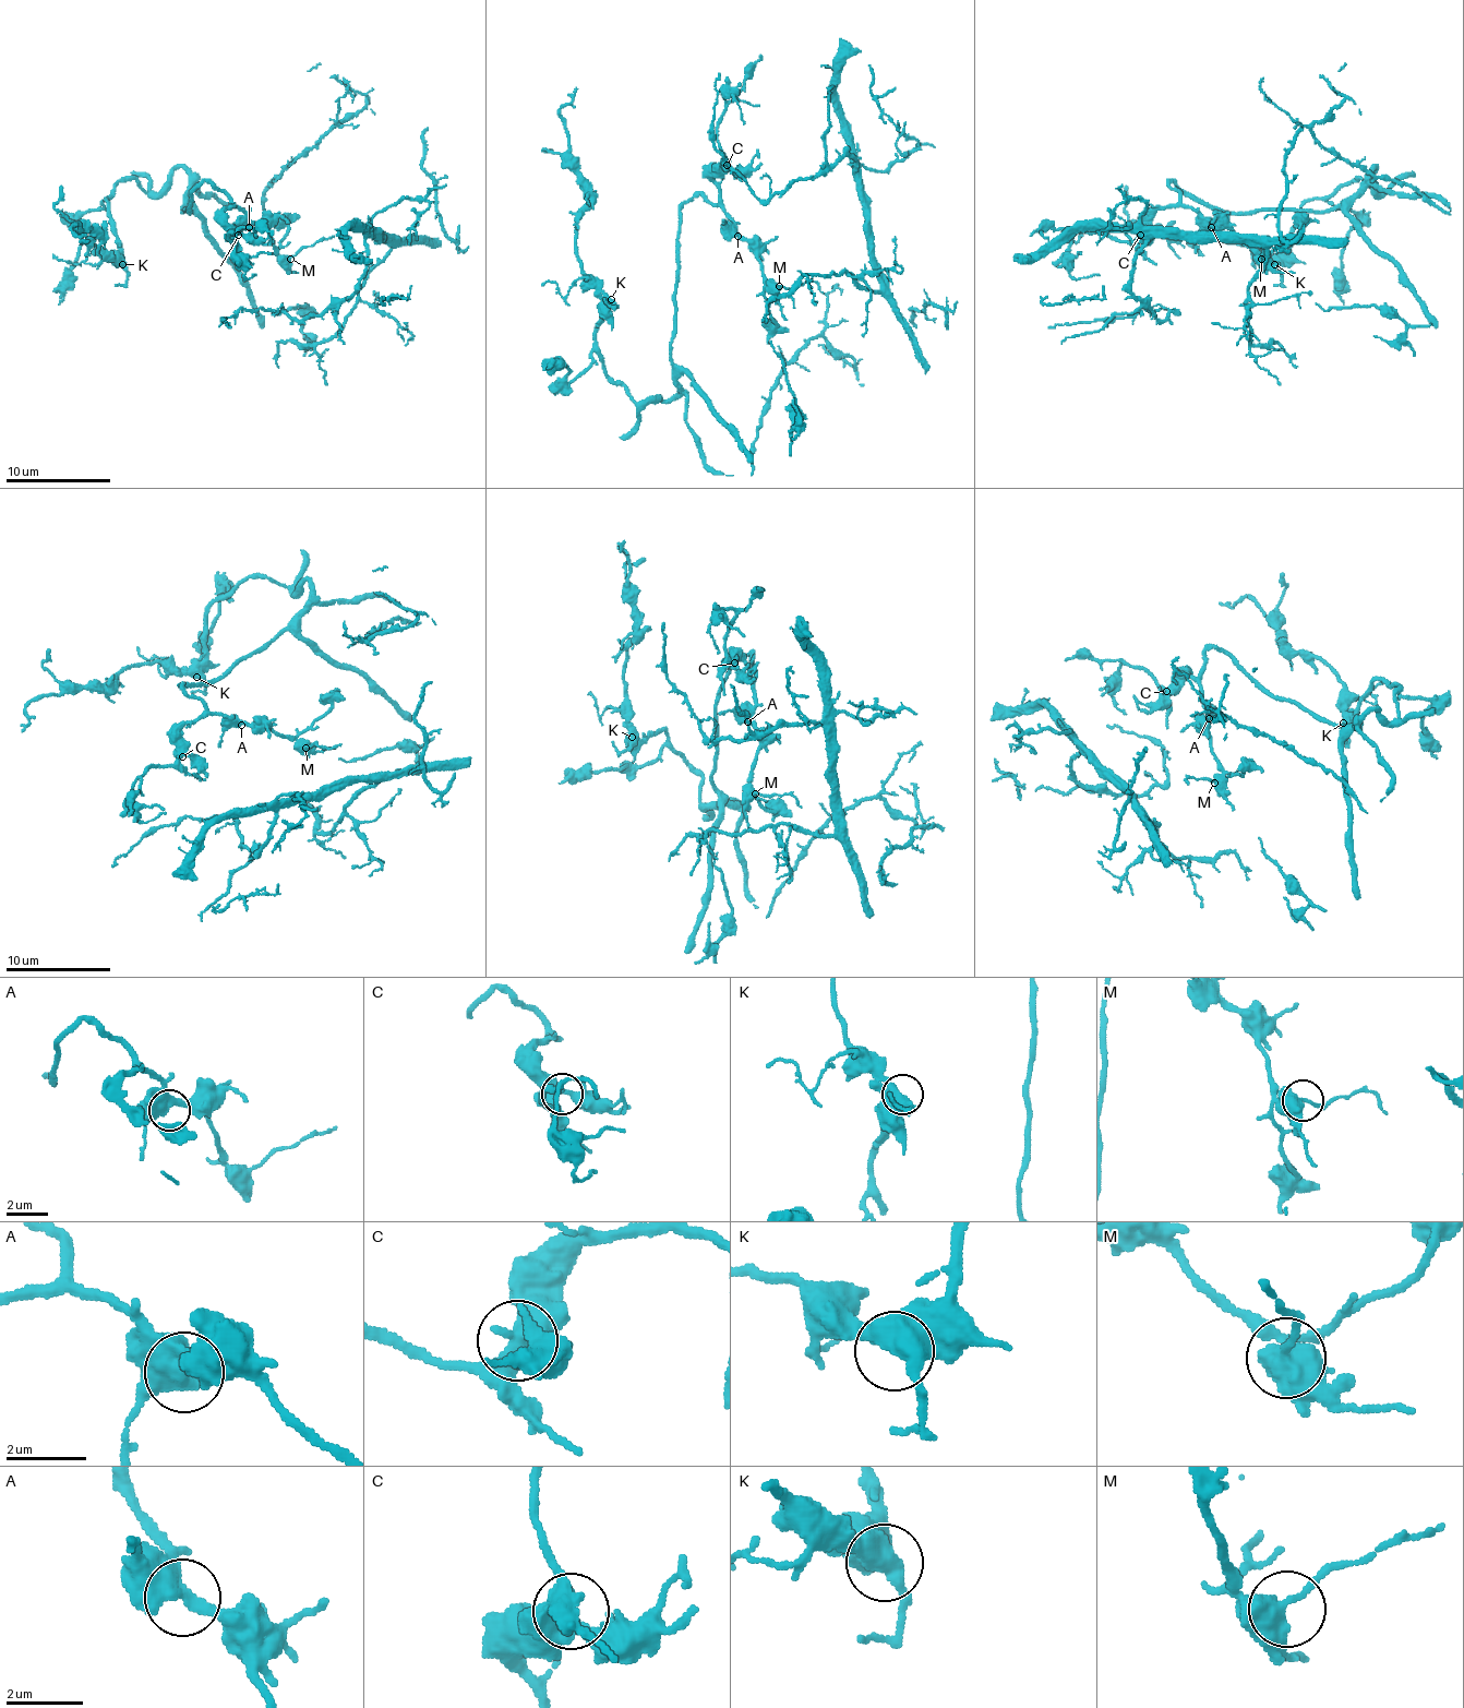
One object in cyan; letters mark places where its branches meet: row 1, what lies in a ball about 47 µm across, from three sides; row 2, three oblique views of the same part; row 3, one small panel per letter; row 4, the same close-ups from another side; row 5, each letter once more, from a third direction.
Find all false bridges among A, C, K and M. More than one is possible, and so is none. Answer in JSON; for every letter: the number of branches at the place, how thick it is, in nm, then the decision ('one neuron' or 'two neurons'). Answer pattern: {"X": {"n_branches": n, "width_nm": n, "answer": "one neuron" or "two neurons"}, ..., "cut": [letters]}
{"A": {"n_branches": 2, "width_nm": 550, "answer": "one neuron"}, "C": {"n_branches": 4, "width_nm": 460, "answer": "one neuron"}, "K": {"n_branches": 3, "width_nm": 500, "answer": "one neuron"}, "M": {"n_branches": 4, "width_nm": 480, "answer": "one neuron"}, "cut": []}

